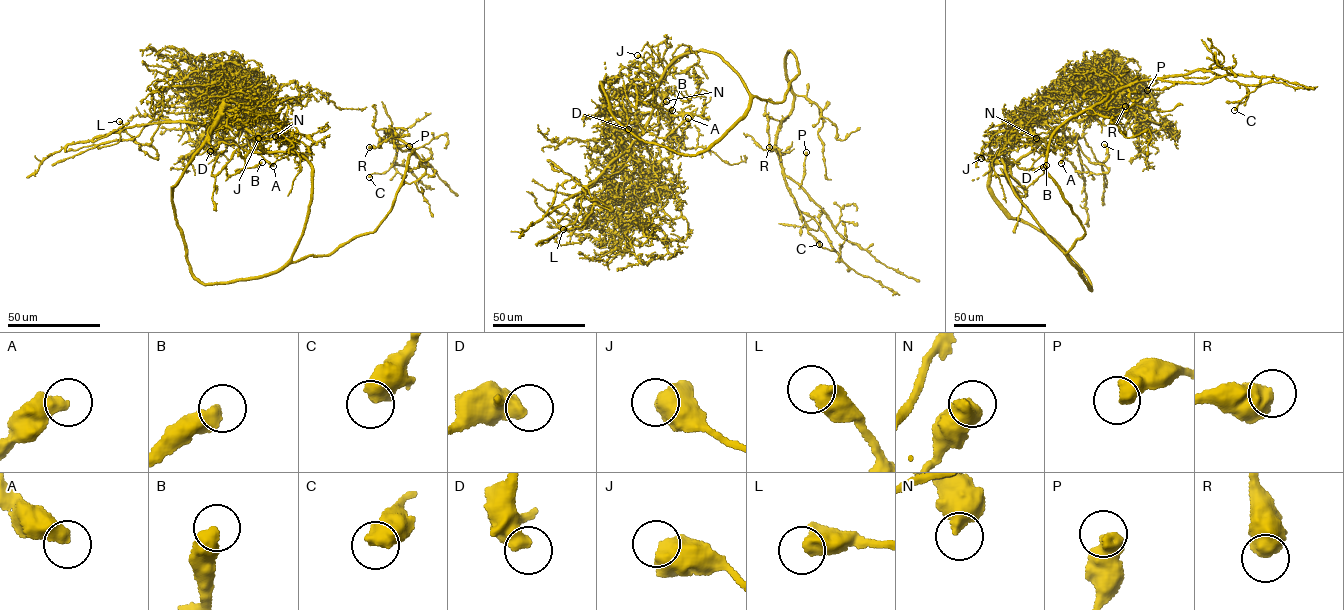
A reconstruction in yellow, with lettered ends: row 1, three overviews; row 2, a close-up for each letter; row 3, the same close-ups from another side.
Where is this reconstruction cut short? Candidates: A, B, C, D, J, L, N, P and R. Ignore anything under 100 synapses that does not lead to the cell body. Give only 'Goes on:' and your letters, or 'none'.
Goes on: none

